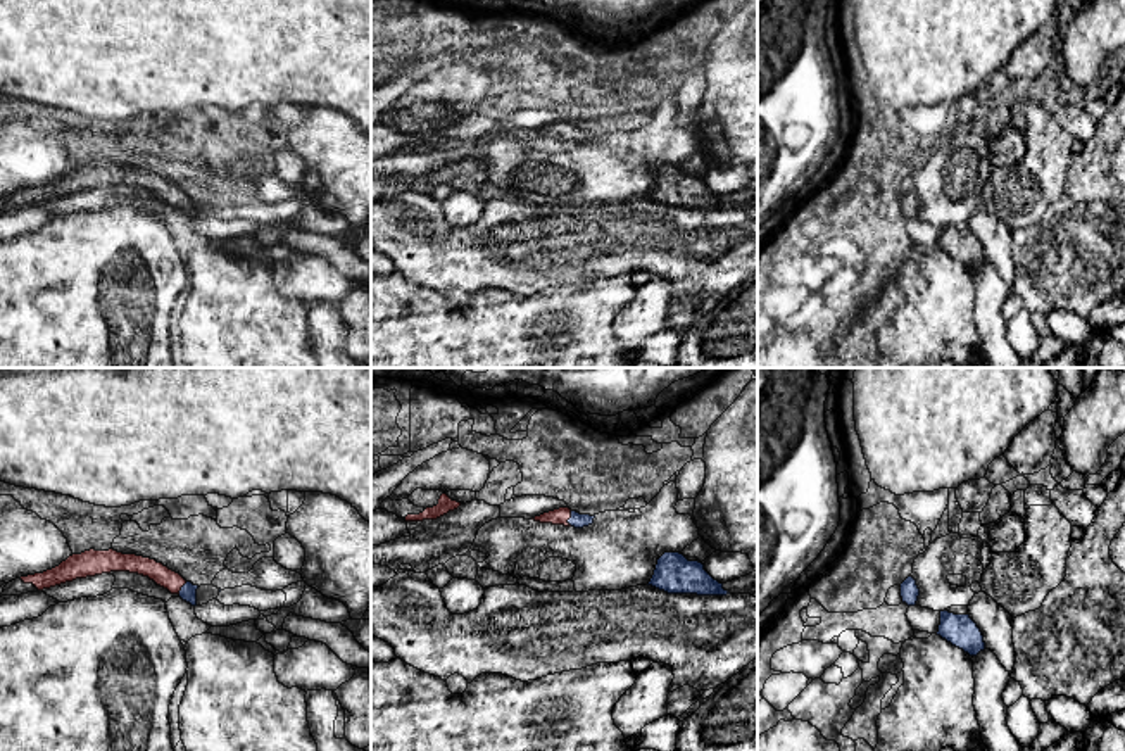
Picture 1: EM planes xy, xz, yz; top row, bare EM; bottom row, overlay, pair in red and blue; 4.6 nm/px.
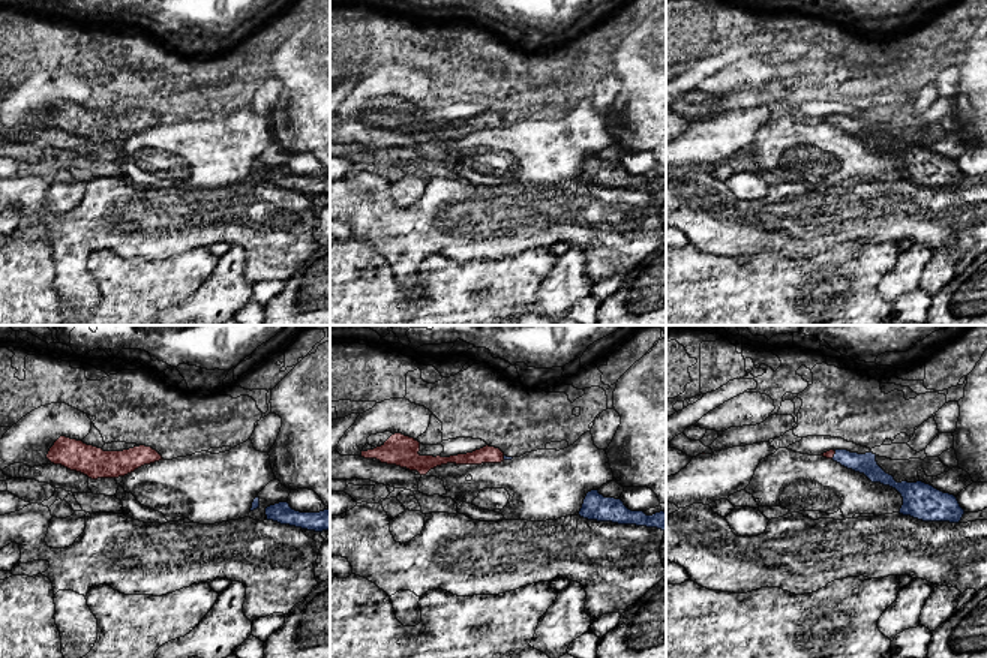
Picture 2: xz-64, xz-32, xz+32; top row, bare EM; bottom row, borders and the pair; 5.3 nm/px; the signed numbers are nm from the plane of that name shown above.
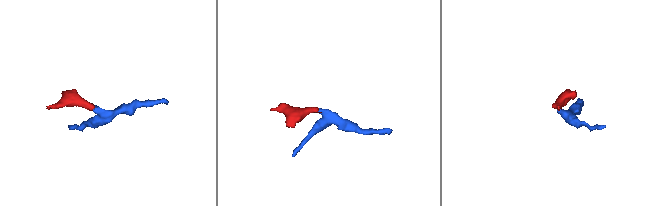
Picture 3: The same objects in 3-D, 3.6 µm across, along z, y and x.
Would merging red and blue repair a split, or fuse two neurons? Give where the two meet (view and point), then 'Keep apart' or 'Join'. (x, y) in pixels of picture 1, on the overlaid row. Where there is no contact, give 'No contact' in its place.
Touches red at xz (570, 517). Join

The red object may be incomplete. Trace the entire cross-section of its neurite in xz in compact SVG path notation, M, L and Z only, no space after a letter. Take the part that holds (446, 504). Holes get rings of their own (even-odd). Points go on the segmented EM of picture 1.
M416 489L407 499L392 501L387 497L381 509L404 518L405 521L437 520L454 511L461 502L452 501L443 490Z

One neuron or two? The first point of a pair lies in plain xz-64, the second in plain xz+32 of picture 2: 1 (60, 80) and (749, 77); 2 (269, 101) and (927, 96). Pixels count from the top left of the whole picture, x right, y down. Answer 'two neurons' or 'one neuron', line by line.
1: one neuron
2: two neurons

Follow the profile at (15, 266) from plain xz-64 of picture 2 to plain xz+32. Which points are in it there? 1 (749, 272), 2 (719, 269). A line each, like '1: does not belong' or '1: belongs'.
1: belongs
2: belongs

